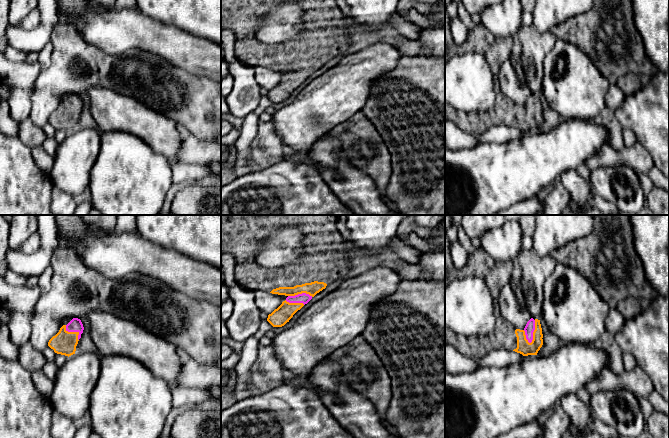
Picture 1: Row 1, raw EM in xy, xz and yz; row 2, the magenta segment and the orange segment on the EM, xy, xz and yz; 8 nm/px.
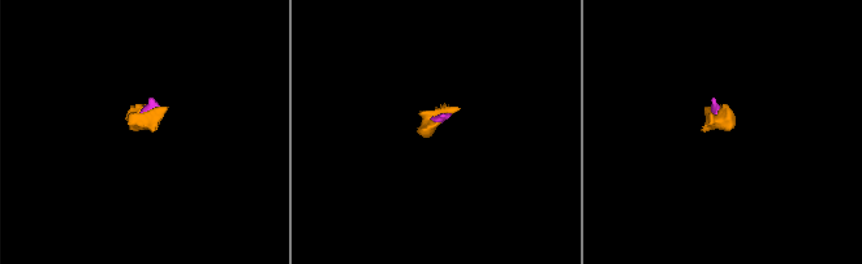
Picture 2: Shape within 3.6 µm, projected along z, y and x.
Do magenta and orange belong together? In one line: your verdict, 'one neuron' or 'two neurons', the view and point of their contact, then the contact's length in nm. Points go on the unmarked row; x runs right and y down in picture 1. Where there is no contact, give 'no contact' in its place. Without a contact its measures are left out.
one neuron; meets magenta in yz at (533, 107); contact 200 nm long

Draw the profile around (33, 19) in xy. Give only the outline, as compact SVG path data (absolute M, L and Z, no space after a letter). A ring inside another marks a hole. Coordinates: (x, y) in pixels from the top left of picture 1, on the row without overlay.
M35 8L31 13L23 20L20 28L22 30L33 30L40 24L40 12L38 8Z

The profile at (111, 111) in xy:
M92 87L85 93L101 133L114 130L131 133L163 155L171 167L177 164L182 139L176 121L110 89Z

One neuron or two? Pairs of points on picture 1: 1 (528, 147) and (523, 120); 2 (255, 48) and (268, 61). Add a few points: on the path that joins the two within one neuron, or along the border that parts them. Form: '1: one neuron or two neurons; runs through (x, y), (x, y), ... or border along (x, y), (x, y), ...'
1: two neurons; border along (536, 130), (525, 132)
2: one neuron; runs through (258, 51), (265, 58)

